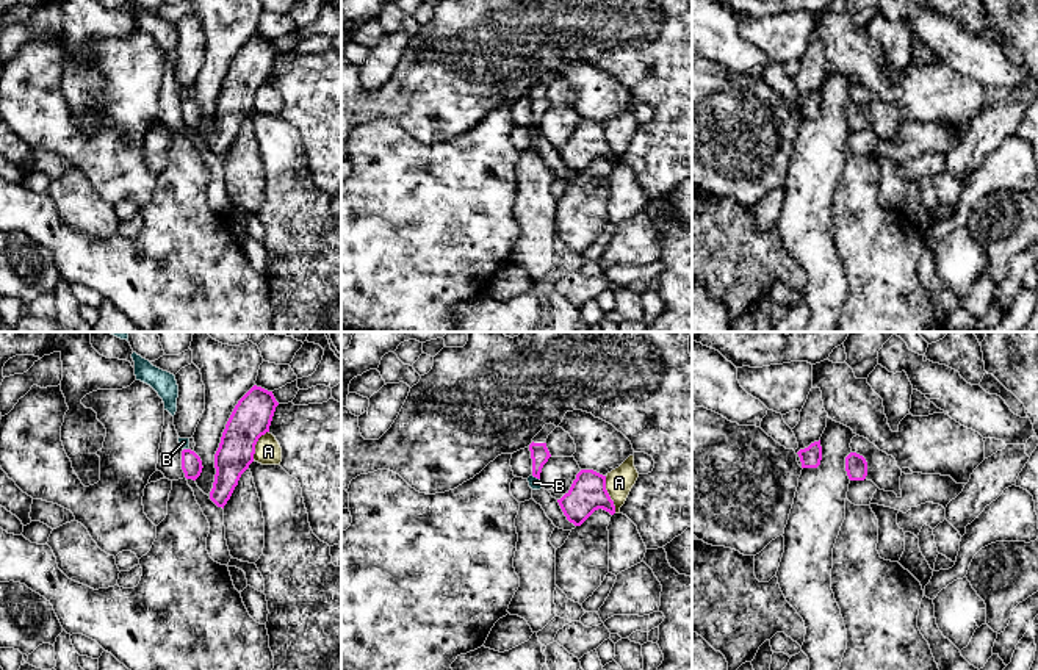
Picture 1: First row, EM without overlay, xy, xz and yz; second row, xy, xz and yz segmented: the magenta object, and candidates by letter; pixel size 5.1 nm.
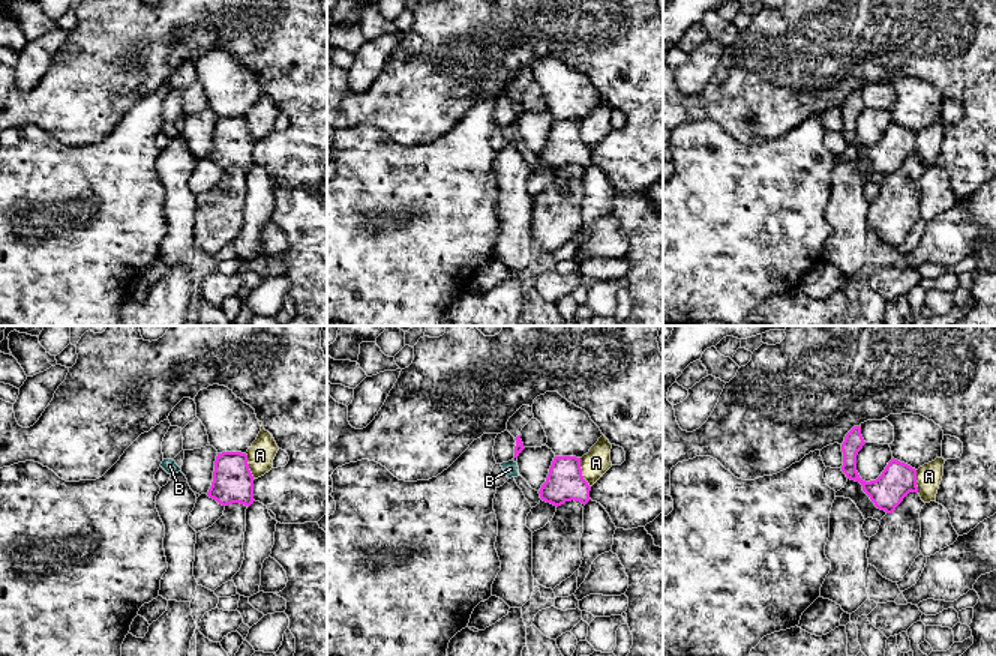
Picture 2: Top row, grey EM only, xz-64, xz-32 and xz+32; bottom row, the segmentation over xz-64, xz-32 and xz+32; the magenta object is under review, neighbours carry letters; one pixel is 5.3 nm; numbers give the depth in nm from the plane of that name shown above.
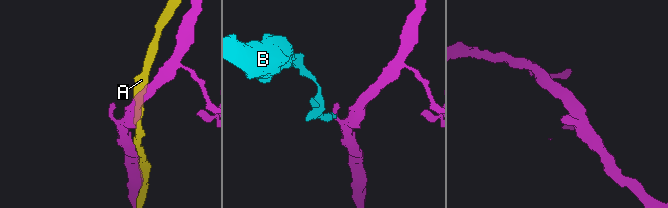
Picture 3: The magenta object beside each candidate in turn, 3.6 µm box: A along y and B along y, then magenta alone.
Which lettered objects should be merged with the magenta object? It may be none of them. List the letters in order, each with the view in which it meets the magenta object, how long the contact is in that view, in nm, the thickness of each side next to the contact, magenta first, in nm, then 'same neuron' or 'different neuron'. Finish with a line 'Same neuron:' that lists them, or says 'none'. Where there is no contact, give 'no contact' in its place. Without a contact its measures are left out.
A: xz | 200 nm | 190/140 nm | different neuron
B: xz | 50 nm | 100/60 nm | different neuron
Same neuron: none

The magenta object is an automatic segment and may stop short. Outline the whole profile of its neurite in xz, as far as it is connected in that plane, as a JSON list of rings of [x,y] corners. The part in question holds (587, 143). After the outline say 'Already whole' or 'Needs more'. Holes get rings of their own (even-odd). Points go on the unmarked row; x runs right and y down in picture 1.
[[[581,119],[570,139],[557,152],[575,175],[581,175],[598,158],[615,163],[614,150],[606,139],[606,125],[593,119]]]. Already whole

